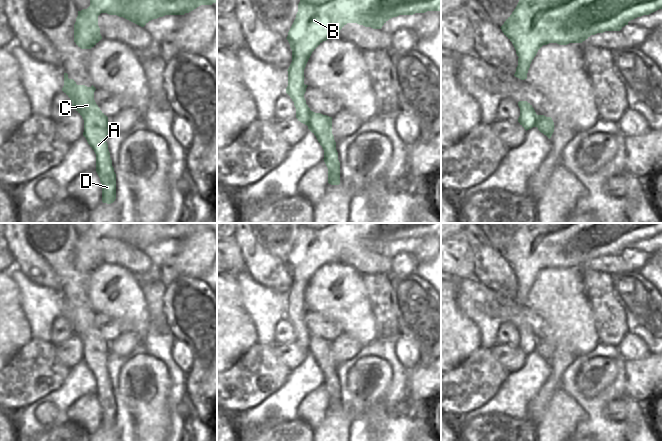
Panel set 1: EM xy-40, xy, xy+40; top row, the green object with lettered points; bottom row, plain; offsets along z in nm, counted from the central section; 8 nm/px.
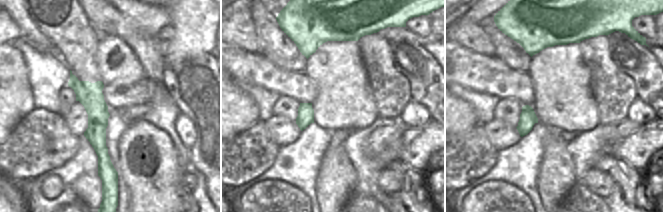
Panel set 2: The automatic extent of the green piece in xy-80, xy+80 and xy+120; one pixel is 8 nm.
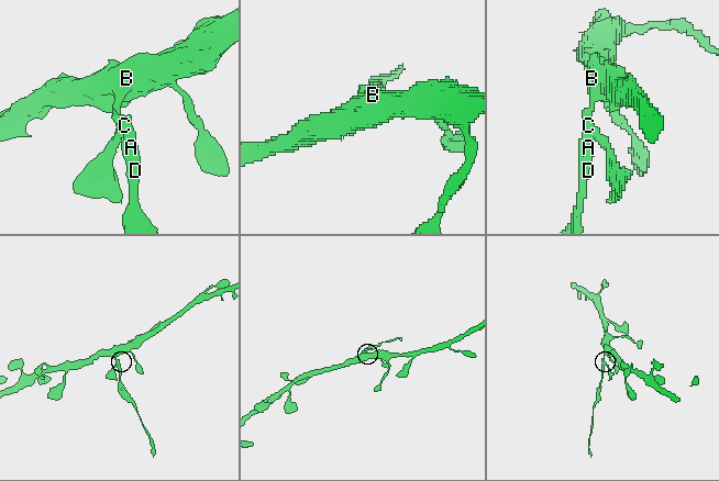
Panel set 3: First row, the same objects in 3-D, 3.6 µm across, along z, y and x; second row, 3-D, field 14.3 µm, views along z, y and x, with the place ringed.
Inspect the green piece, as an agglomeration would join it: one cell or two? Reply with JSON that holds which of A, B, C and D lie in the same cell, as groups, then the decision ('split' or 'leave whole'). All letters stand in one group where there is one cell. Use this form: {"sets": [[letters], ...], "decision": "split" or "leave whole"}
{"sets": [["A", "C", "D"], ["B"]], "decision": "split"}

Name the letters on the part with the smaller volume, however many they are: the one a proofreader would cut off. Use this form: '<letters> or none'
A, C, D

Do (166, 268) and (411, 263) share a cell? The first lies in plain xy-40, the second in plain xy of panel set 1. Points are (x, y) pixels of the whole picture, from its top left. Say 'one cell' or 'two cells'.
one cell

